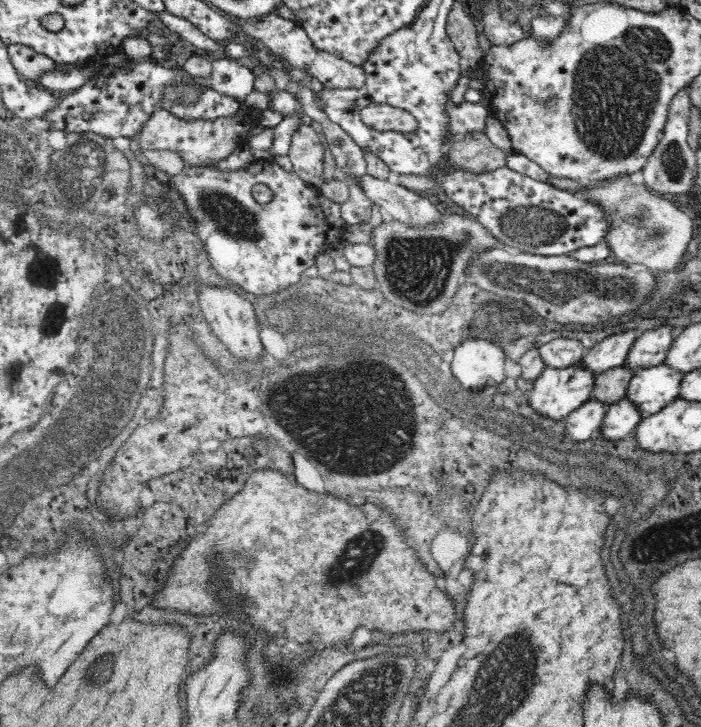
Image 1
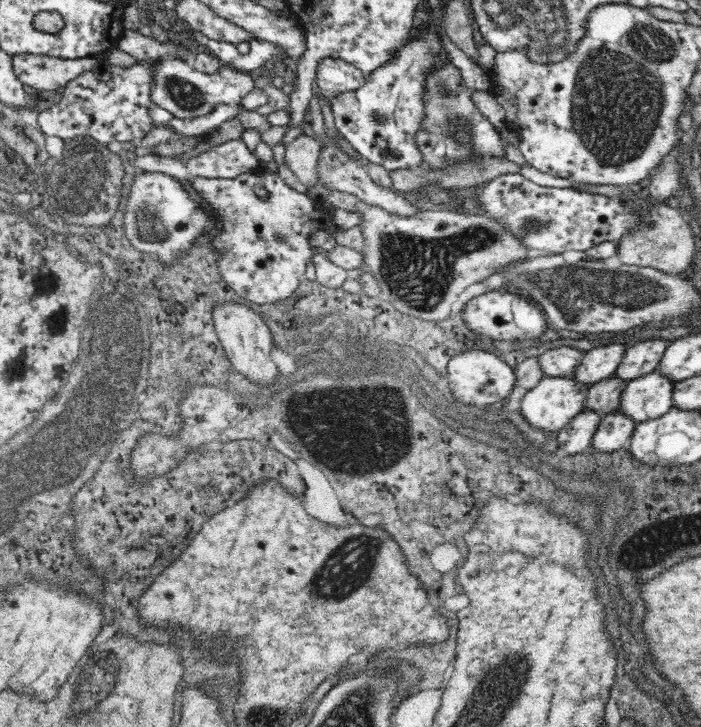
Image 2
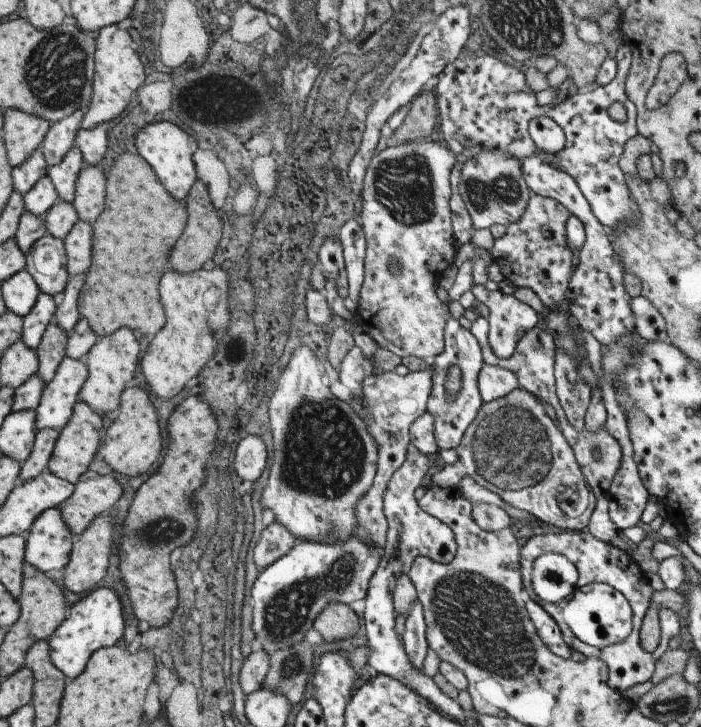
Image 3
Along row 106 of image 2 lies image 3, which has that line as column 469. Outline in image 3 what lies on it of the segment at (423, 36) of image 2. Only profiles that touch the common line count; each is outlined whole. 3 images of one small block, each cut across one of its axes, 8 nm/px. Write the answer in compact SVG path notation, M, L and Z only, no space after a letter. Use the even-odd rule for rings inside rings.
M451 316L446 320L444 326L444 349L434 356L429 362L431 388L426 402L426 412L433 419L433 436L439 449L455 449L460 443L464 430L469 426L469 423L475 418L477 410L482 403L480 397L477 377L479 369L482 367L484 360L481 356L480 346L475 337L465 330ZM457 365L462 374L462 387L456 393L456 398L449 403L444 394L445 374L448 366Z

